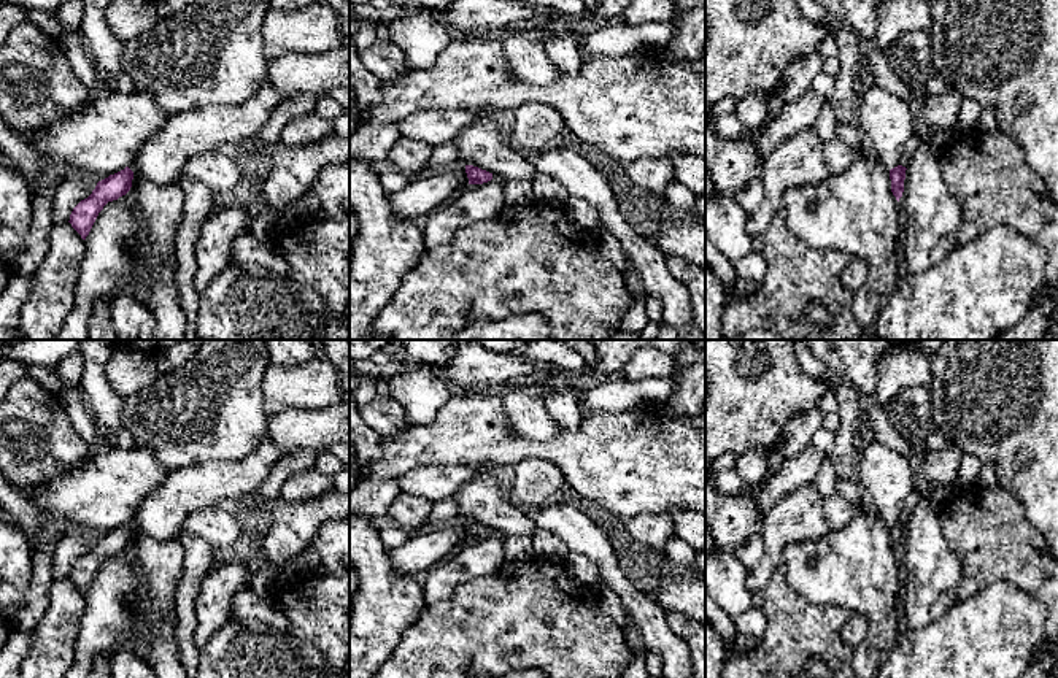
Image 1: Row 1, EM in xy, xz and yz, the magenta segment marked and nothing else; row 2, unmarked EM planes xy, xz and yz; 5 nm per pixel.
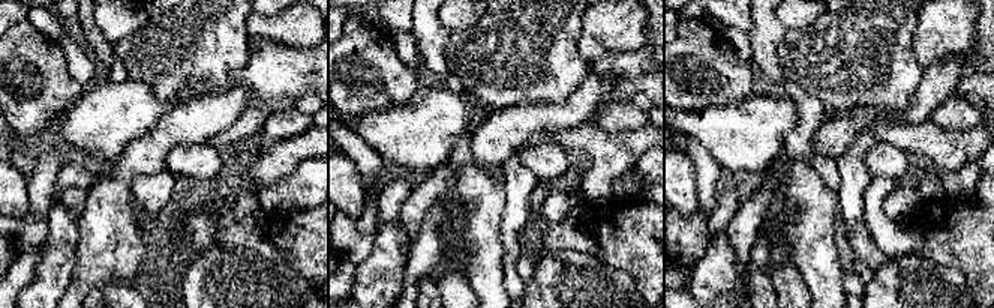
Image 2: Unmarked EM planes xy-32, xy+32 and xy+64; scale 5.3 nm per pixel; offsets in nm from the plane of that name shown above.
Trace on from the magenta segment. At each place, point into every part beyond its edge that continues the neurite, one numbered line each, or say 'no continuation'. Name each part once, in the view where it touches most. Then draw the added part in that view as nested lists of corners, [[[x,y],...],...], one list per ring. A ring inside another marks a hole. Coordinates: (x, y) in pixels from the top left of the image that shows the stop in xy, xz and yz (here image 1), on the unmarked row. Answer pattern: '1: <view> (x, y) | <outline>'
1: yz (909, 504) | [[[918,478],[918,484],[913,487],[913,491],[910,492],[910,495],[902,502],[899,521],[902,521],[902,522],[907,524],[910,514],[913,513],[917,503],[921,499],[923,499],[923,487],[921,487],[921,481]]]

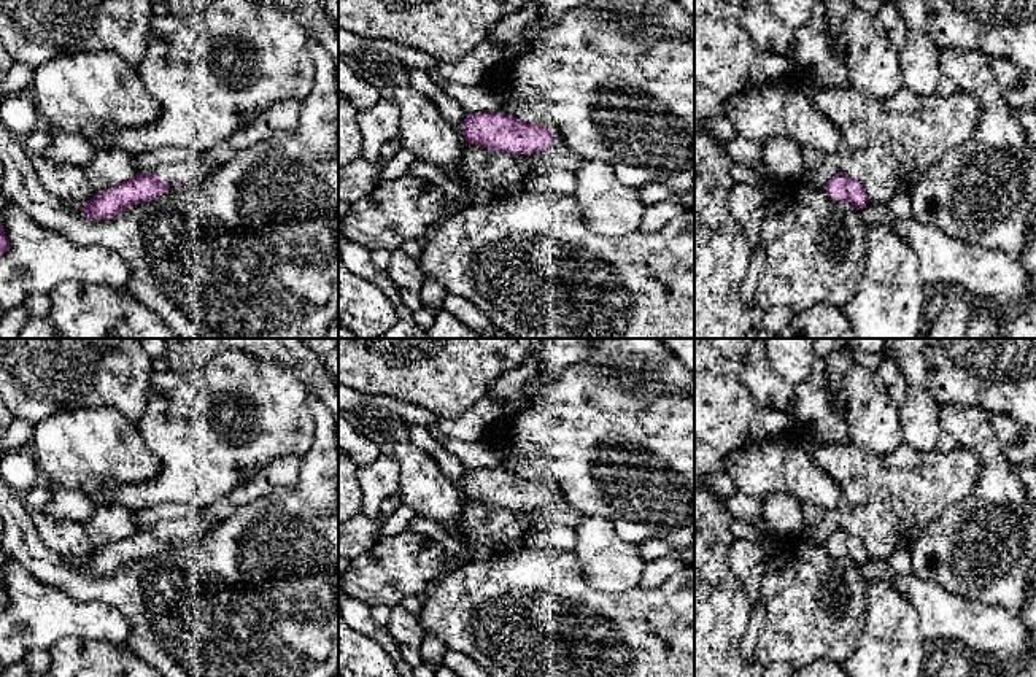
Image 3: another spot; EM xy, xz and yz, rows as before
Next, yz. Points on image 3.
no continuation

